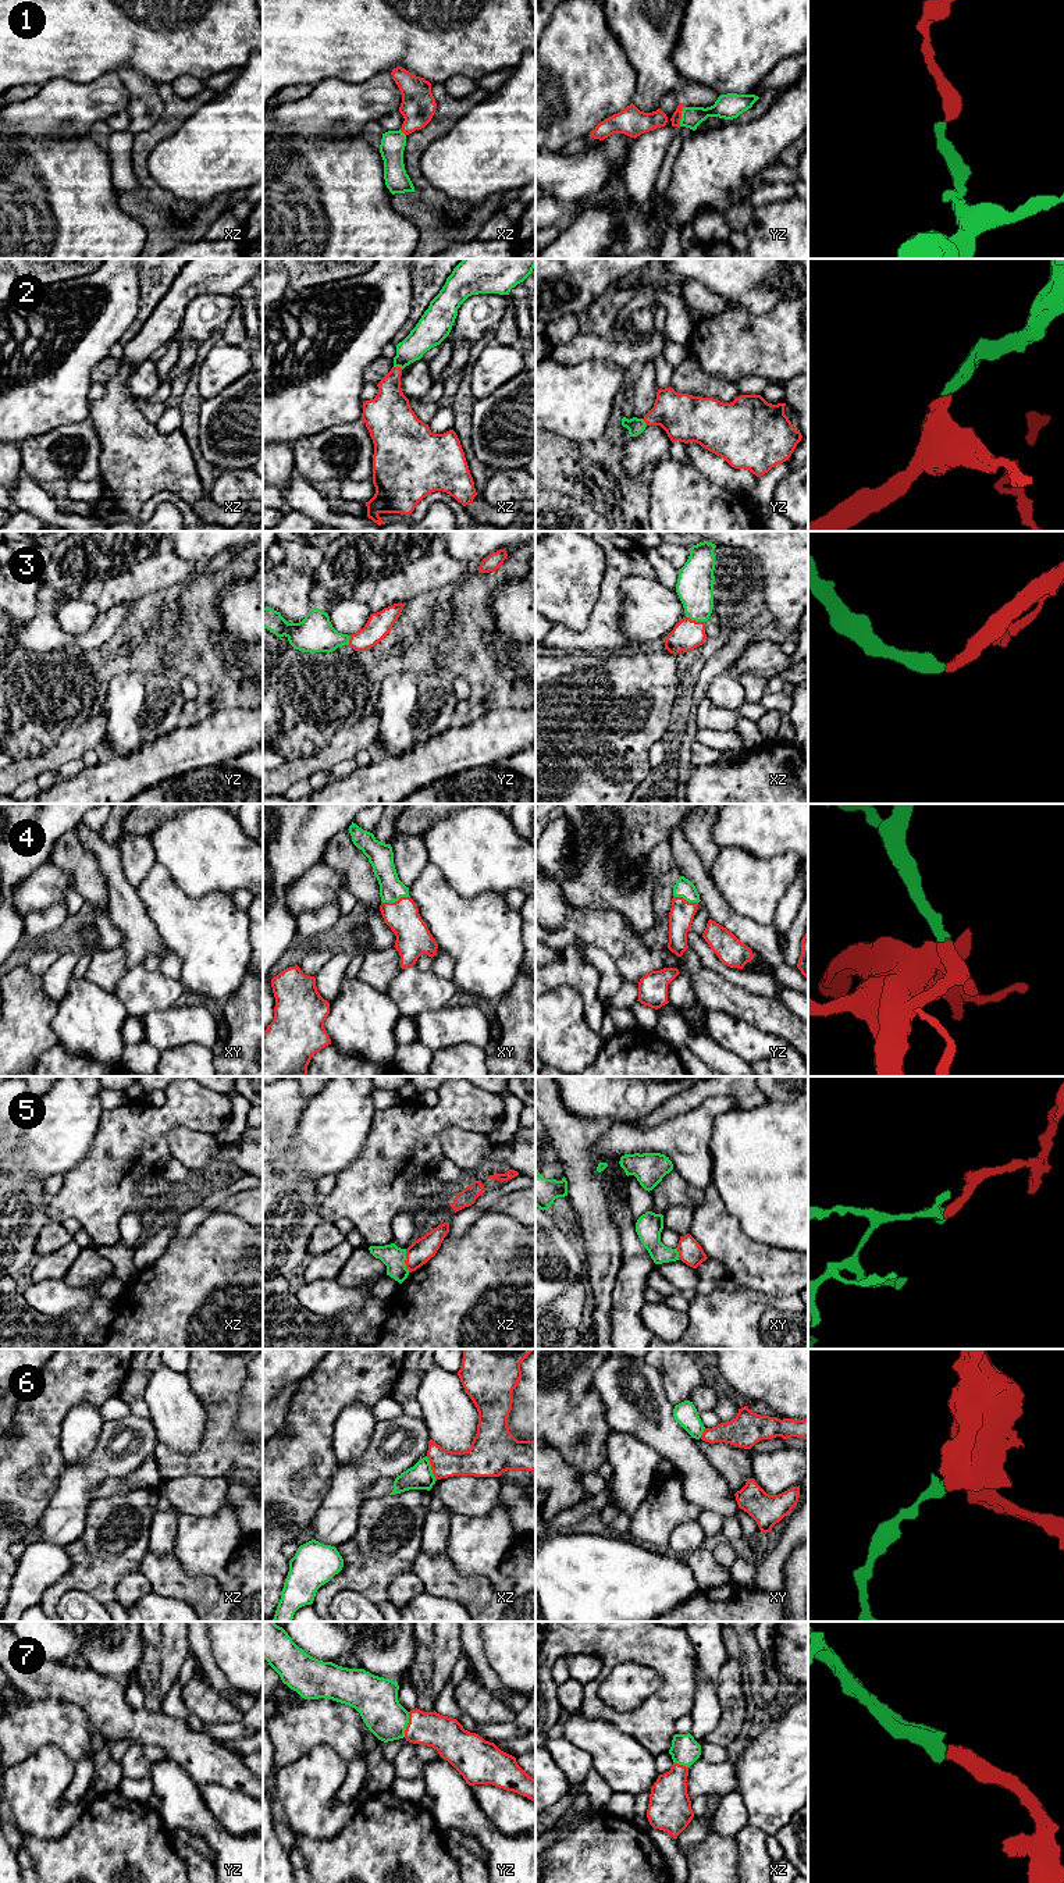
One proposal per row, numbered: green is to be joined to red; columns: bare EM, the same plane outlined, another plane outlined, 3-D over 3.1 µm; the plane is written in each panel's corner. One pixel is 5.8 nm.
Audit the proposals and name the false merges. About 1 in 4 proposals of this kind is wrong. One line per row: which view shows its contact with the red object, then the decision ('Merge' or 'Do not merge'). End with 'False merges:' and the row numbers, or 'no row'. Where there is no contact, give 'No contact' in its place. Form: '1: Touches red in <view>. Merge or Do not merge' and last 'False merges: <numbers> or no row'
1: Touches red in yz. Do not merge
2: Touches red in xz. Merge
3: Touches red in xz. Merge
4: Touches red in xy. Merge
5: Touches red in xz. Do not merge
6: Touches red in xz. Do not merge
7: Touches red in yz. Merge
False merges: 1, 5, 6

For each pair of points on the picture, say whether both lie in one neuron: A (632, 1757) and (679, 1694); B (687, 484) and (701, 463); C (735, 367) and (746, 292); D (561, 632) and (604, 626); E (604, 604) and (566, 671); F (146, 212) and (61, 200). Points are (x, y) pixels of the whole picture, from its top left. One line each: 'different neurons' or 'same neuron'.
A: different neurons
B: different neurons
C: different neurons
D: same neuron
E: different neurons
F: different neurons

